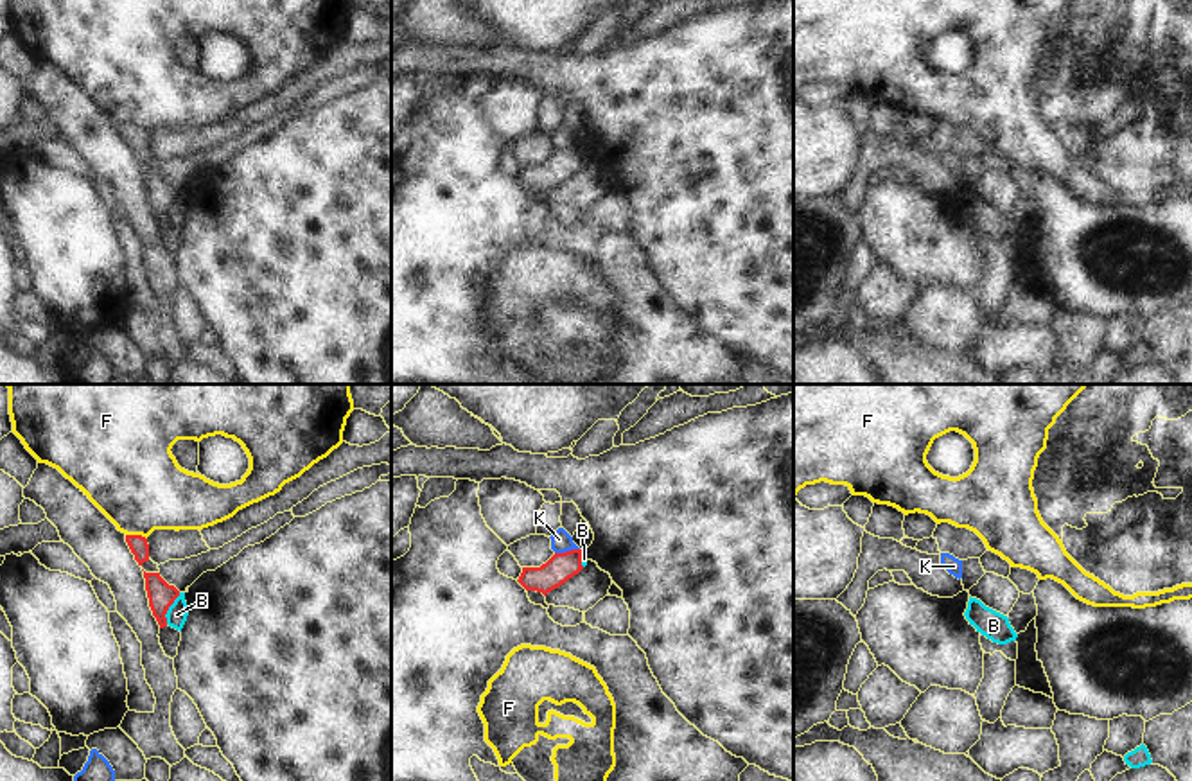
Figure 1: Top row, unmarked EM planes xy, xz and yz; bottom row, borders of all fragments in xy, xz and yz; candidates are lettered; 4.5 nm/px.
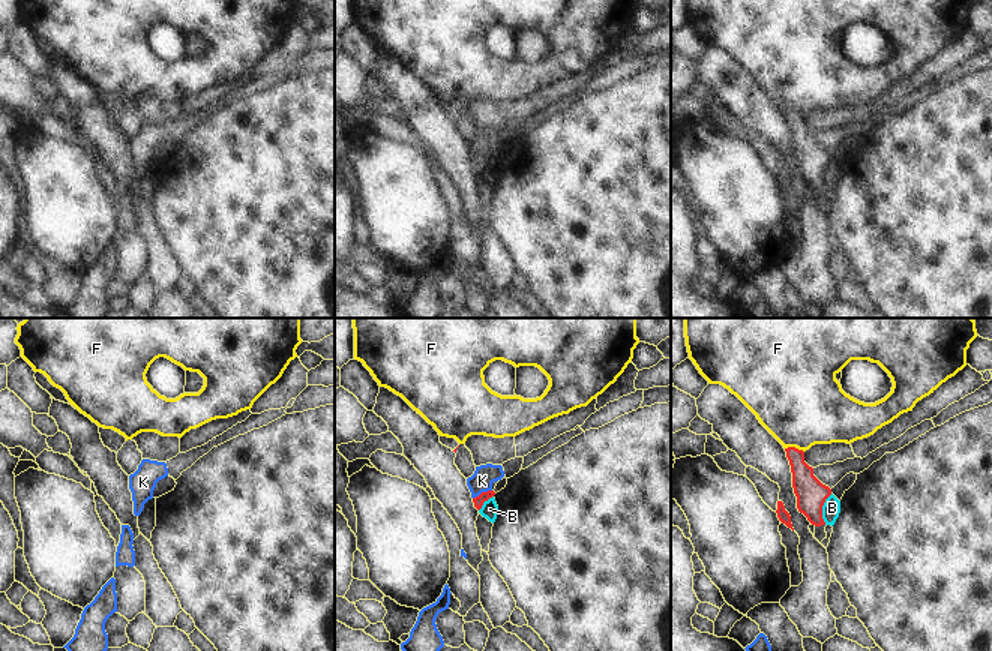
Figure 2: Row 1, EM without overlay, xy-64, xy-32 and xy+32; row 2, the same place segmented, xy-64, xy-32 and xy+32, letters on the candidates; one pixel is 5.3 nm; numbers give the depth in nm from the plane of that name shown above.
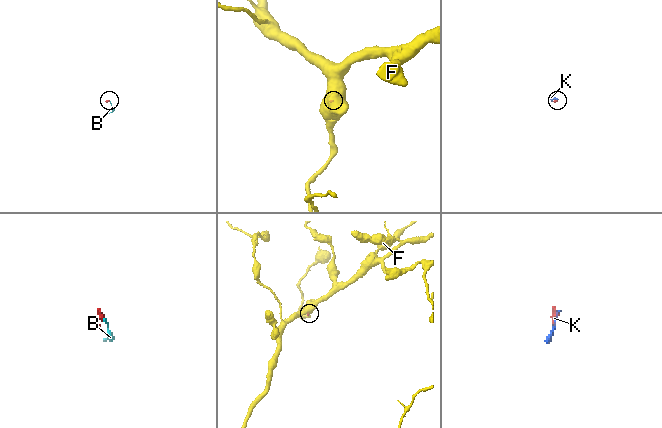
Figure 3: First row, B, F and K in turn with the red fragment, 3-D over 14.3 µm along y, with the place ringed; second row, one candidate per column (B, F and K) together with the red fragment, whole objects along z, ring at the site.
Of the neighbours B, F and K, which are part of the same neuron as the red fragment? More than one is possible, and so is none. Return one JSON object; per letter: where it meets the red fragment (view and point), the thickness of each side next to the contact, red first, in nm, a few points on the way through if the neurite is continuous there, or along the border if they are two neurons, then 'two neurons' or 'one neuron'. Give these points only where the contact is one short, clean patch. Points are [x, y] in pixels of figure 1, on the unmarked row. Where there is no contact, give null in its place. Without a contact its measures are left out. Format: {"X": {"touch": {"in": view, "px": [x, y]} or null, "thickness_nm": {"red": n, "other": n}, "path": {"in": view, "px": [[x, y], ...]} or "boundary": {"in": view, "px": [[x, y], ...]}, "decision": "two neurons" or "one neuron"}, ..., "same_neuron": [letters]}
{"B": {"touch": {"in": "xy", "px": [167, 207]}, "thickness_nm": {"red": 120, "other": 90}, "boundary": {"in": "xy", "px": [[180, 191], [166, 212], [166, 221]]}, "decision": "two neurons"}, "F": {"touch": {"in": "xy", "px": [137, 133]}, "thickness_nm": {"red": 90, "other": 400}, "boundary": {"in": "xy", "px": [[126, 131], [140, 131], [146, 137]]}, "decision": "two neurons"}, "K": {"touch": {"in": "xz", "px": [566, 149]}, "thickness_nm": {"red": 130, "other": 100}, "boundary": {"in": "xz", "px": [[578, 146], [555, 151]]}, "decision": "two neurons"}, "same_neuron": []}

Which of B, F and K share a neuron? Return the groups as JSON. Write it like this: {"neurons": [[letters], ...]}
{"neurons": [["B"], ["F"], ["K"]]}

